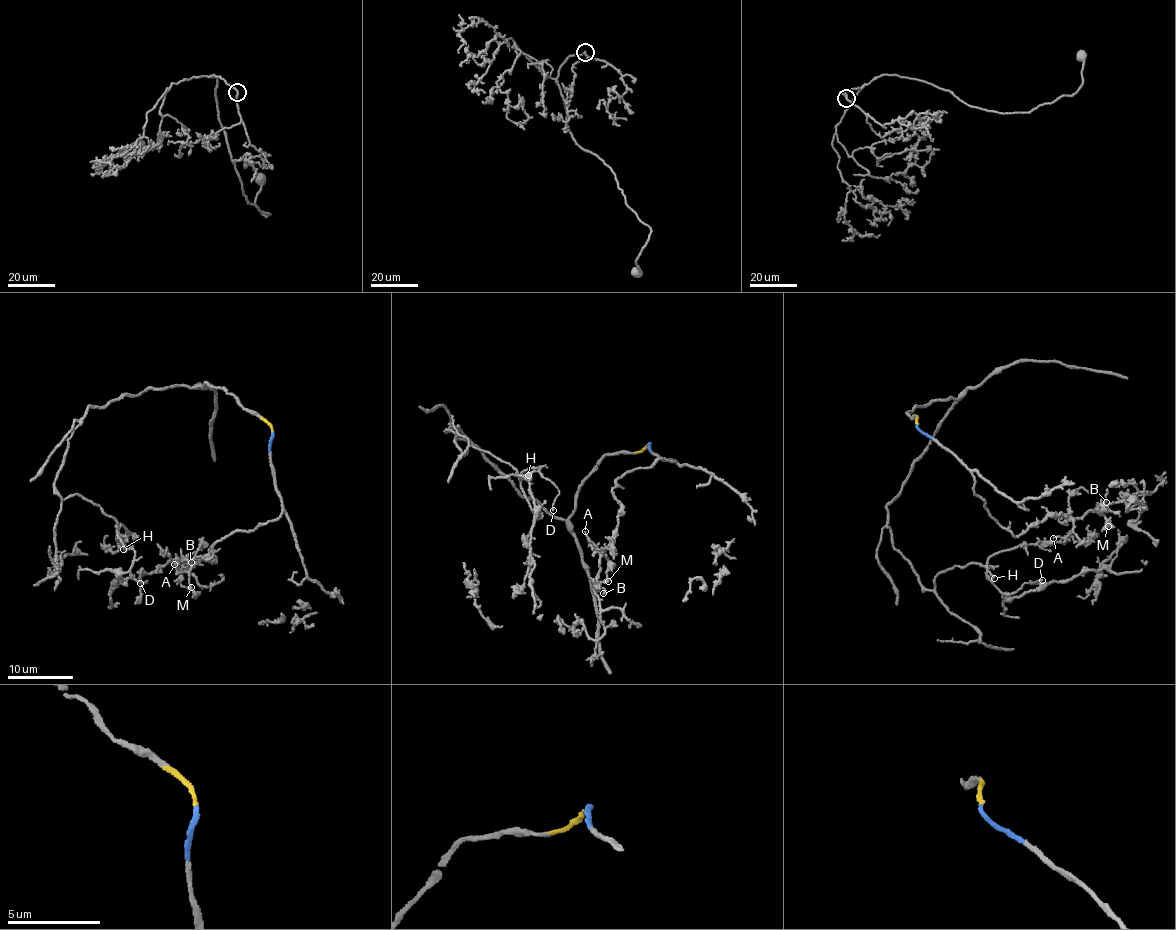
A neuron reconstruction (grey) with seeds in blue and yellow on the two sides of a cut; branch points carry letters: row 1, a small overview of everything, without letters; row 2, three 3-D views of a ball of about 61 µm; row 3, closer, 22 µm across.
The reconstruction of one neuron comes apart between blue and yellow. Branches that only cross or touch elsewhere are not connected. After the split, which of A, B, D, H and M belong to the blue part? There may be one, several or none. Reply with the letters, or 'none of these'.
A, B, M

